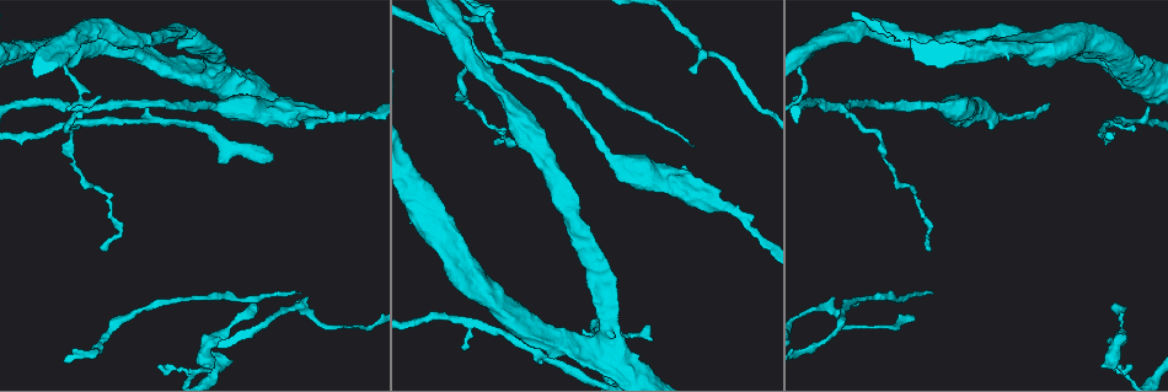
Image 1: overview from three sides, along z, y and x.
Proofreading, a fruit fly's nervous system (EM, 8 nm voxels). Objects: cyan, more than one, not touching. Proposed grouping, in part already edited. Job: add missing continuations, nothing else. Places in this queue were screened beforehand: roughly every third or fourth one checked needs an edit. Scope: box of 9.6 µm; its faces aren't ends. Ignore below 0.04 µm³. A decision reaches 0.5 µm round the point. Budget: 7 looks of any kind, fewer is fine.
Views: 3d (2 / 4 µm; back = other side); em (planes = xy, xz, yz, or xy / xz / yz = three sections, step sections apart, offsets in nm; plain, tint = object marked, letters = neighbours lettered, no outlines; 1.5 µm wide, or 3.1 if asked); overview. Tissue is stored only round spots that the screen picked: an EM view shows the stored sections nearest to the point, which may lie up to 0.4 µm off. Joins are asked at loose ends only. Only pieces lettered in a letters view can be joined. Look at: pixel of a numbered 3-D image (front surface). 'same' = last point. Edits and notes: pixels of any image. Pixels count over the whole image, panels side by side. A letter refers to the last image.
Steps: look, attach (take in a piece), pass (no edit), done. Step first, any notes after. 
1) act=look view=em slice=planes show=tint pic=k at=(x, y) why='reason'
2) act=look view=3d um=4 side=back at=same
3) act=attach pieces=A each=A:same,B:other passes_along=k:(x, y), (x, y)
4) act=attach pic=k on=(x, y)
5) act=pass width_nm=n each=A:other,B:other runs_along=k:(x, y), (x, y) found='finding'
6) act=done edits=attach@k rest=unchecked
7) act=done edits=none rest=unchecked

act=look view=em slice=planes show=letters pic=1 at=(160, 366) why='thin end'

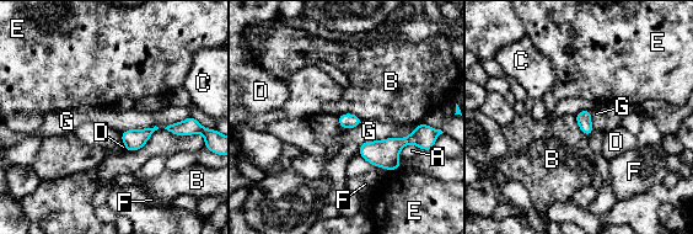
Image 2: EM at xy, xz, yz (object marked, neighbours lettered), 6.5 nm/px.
act=pass each=A:other,B:other,C:other,D:other,E:other,F:other,G:other border=2:(337, 116), (354, 113), (363, 120) found='no lettered piece goes on from it'

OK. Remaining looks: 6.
act=look view=em slice=xz step=8 show=letters pic=1 at=(104, 249)

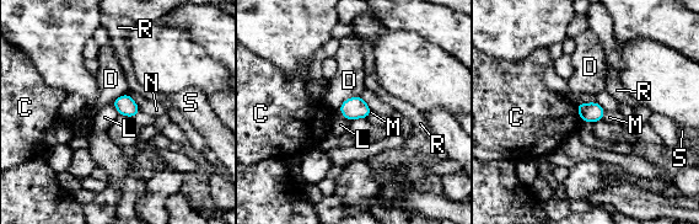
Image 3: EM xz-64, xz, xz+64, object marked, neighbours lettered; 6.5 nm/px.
act=look view=em slice=planes show=letters at=same why='another direction'

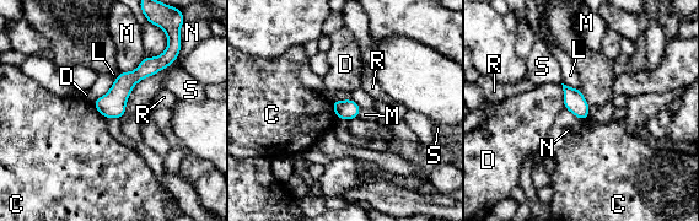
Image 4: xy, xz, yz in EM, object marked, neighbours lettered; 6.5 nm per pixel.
act=pass each=C:other,D:other,L:other,M:other,N:other,R:other,S:other runs_along=4:(165, 64), (150, 65), (97, 104) found='none of them fits'

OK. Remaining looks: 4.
act=look view=em slice=yz step=8 show=tint pic=1 at=(461, 348) why='branch stops here'

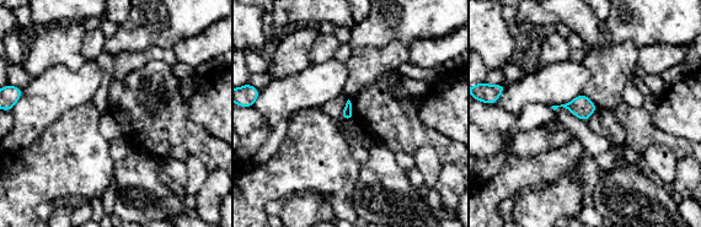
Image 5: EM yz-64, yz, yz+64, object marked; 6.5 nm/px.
act=look view=em slice=planes show=letters at=same why='cut it another way'

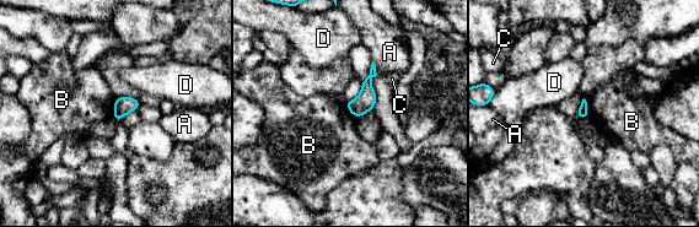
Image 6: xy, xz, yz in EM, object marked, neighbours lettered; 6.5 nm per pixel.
act=pass each=A:other,B:other,C:other,D:other border=6:(116, 97), (112, 117) found='no lettered piece goes on from it'

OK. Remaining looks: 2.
act=done edits=none rest=unchecked

